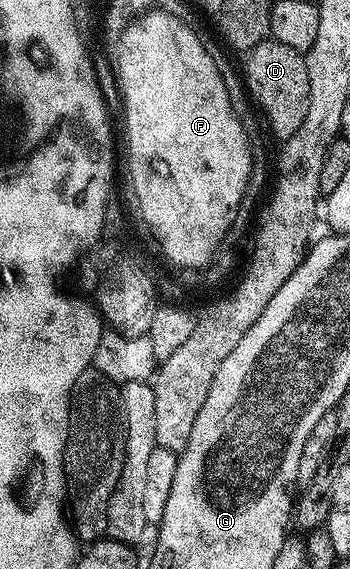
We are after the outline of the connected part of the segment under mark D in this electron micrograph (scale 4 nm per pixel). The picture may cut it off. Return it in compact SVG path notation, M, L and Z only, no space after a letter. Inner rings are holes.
M267 40L256 44L245 58L244 85L257 109L266 113L269 133L279 140L290 138L304 124L304 116L308 116L308 68L304 55L296 48L288 48L288 44Z

